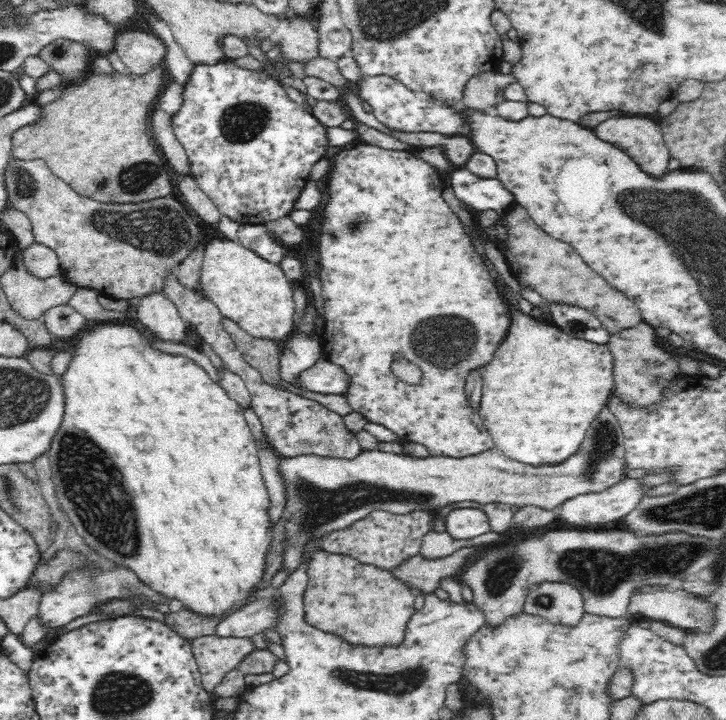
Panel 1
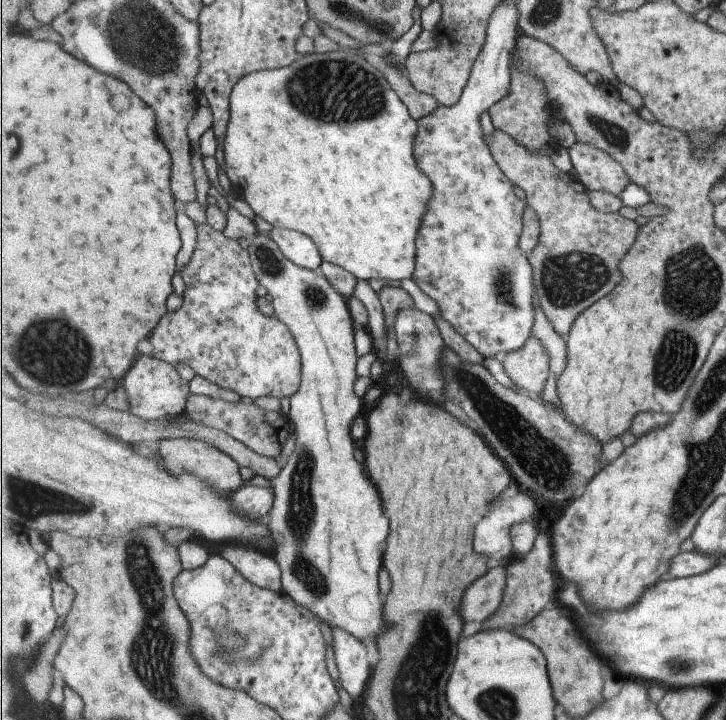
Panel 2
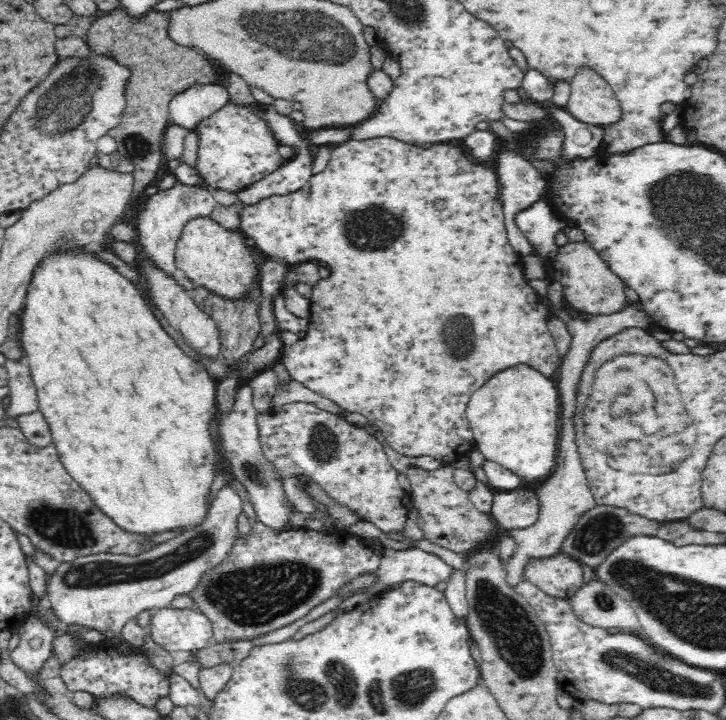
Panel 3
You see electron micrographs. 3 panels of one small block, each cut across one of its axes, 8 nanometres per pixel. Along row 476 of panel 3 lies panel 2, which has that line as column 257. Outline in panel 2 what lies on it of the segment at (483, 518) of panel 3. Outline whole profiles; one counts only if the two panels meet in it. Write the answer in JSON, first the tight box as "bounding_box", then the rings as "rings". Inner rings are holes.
{"bounding_box":[184,393,293,459],"rings":[[[191,393],[187,404],[185,404],[184,411],[190,420],[203,423],[204,426],[210,428],[223,430],[227,434],[231,434],[232,438],[237,438],[239,442],[249,446],[254,452],[273,459],[281,454],[283,444],[289,440],[289,434],[293,429],[290,418],[280,411],[263,410],[263,408],[259,408],[259,406],[252,403],[243,404],[243,402],[239,402],[238,405],[231,404],[231,402],[213,399],[206,395]]]}

